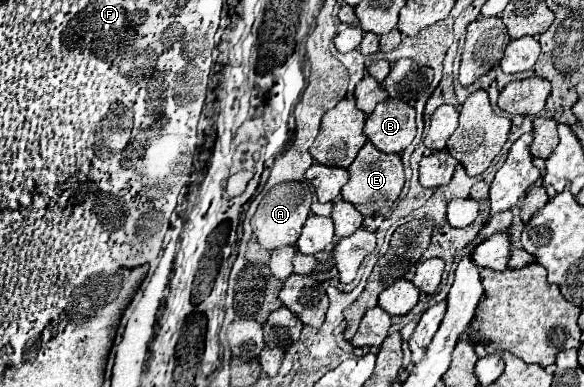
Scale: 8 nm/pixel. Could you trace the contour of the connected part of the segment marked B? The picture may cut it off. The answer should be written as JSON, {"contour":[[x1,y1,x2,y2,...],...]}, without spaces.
{"contour":[[386,99,376,105,364,125,368,141,384,153,402,153,416,135,416,111,400,101]]}

